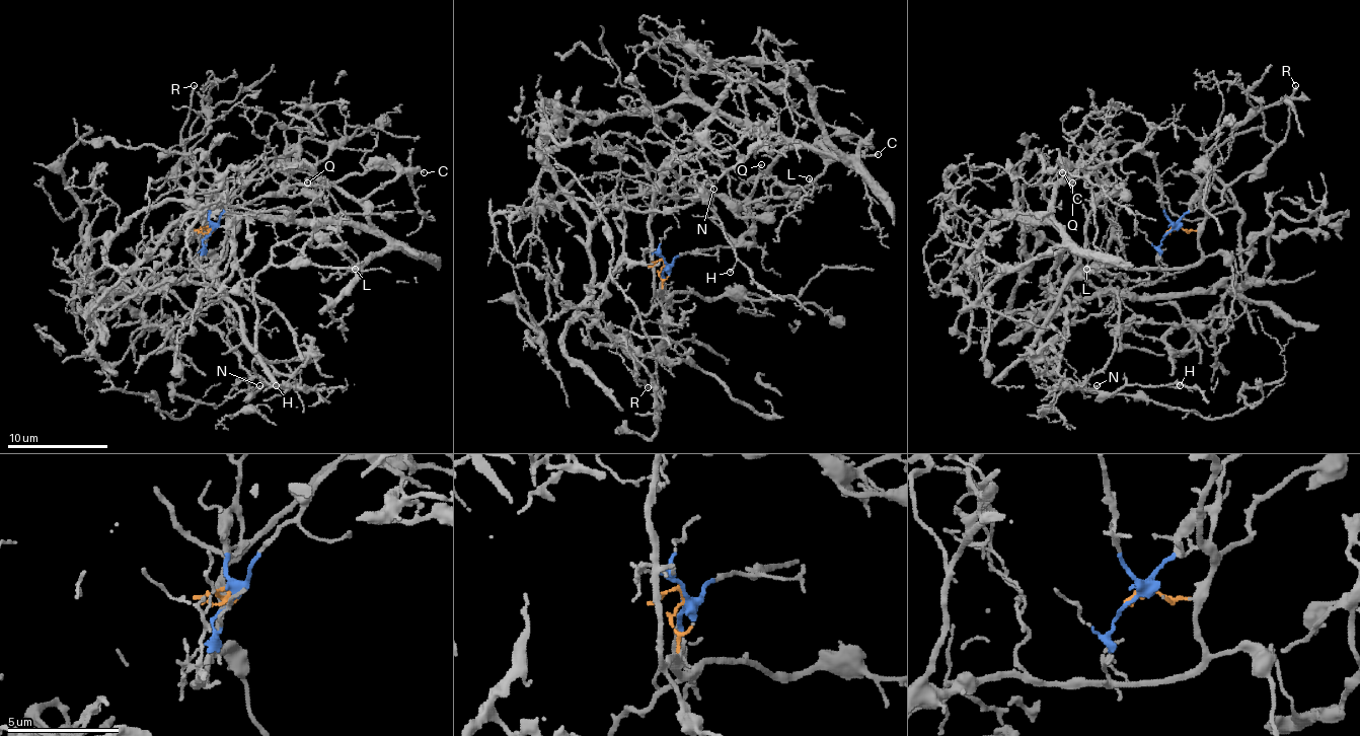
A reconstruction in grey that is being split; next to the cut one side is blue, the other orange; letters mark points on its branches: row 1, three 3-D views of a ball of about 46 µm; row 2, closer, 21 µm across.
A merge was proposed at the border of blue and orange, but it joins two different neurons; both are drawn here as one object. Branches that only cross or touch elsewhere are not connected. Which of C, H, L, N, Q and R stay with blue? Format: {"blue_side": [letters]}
{"blue_side": []}

